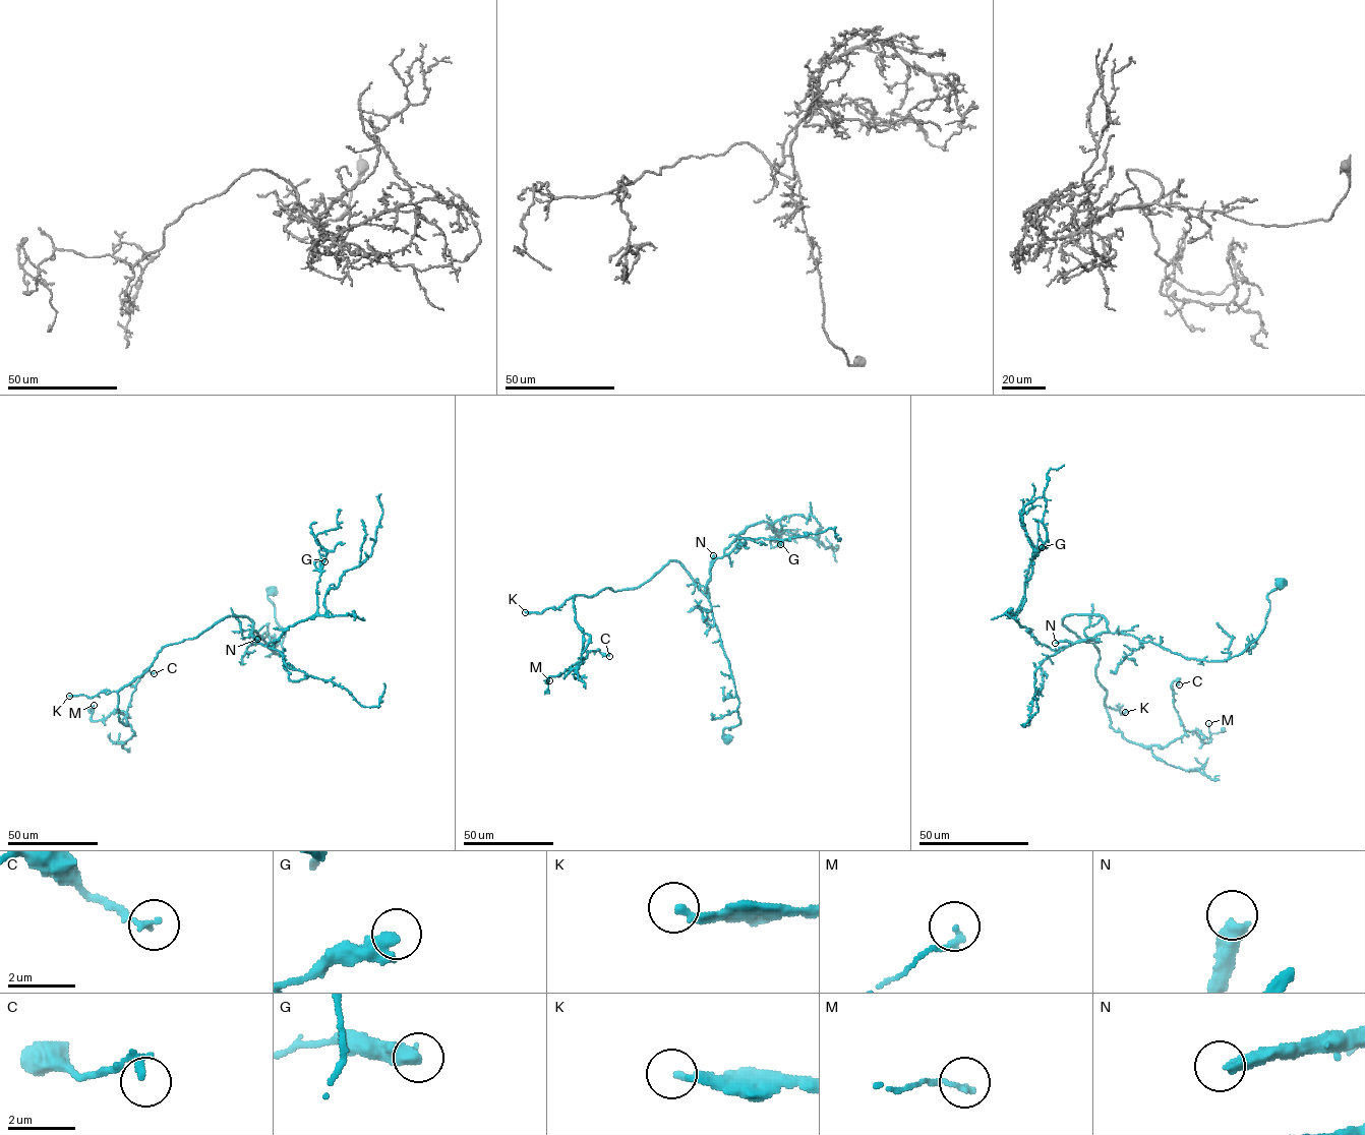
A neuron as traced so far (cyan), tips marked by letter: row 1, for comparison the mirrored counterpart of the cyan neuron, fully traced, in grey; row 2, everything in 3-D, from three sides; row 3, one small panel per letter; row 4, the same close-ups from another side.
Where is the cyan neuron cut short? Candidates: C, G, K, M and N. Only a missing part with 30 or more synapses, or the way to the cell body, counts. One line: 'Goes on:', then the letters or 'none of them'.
Goes on: K, N

